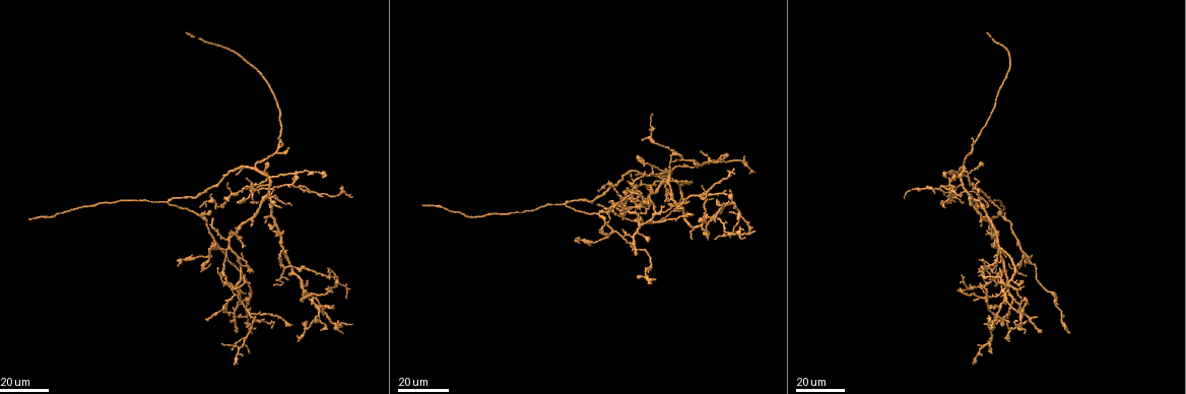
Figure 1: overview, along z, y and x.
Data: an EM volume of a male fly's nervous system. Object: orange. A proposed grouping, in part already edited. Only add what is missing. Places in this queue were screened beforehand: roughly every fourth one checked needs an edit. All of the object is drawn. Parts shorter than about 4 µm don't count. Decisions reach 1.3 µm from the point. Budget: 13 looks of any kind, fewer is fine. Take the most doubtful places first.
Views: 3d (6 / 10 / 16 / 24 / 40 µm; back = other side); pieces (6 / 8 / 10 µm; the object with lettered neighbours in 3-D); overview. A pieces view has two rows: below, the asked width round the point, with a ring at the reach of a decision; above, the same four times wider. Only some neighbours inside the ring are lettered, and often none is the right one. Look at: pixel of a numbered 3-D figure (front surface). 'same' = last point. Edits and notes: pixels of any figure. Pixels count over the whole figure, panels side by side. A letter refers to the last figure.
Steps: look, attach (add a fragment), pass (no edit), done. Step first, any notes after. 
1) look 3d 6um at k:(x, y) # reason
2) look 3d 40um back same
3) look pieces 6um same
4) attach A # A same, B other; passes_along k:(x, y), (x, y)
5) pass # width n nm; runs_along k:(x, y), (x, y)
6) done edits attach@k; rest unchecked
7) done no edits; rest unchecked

look 3d 24um at 1:(187, 33)

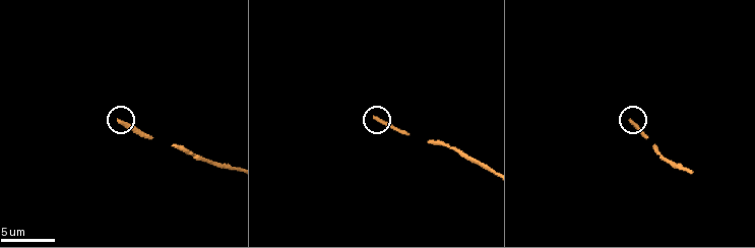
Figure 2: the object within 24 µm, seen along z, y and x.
look pieces 10um at 2:(631, 120)

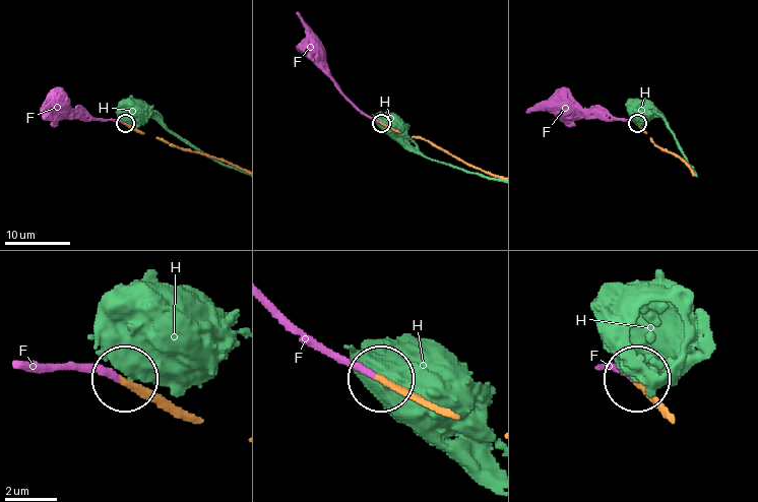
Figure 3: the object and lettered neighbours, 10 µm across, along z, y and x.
attach F # F same, H other; passes_along 3:(445, 417), (330, 358), (270, 299); it goes on there

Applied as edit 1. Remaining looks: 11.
look 3d 16um at 1:(755, 232) # branch stops here

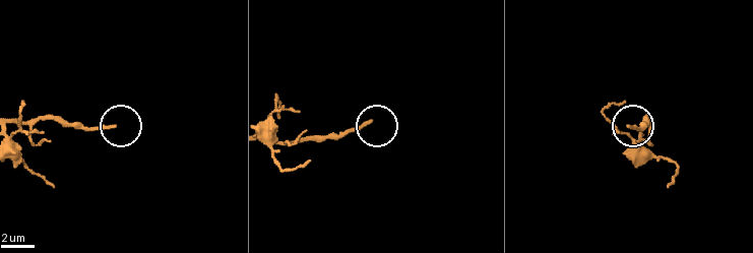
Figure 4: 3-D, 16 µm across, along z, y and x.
look pieces 10um at 4:(630, 125)

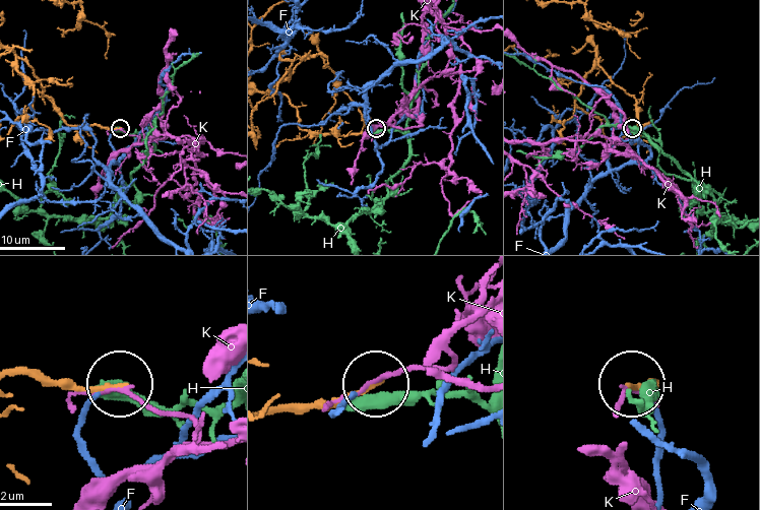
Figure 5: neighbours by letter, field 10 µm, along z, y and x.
pass # F other, H other, K other; no lettered fragment goes on from it

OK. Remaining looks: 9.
look 3d 24um at 1:(422, 205) # tapers out

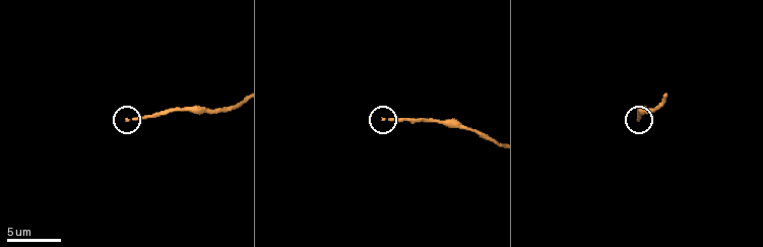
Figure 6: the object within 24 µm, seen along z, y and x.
look pieces 6um at 6:(125, 119) # see the neighbours

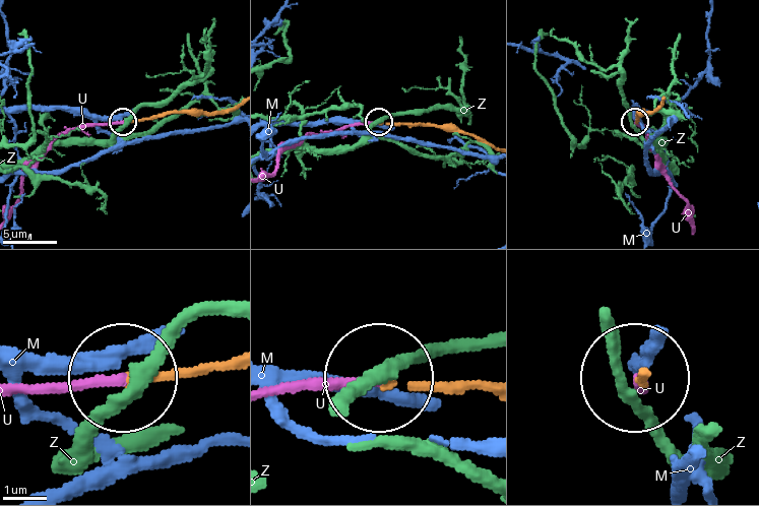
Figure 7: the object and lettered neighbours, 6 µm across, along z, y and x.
attach U # M other, U same, Z other; passes_along 7:(408, 125), (358, 122), (308, 133), (278, 154), (268, 174); the neuron continues

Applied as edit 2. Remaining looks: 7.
look overview

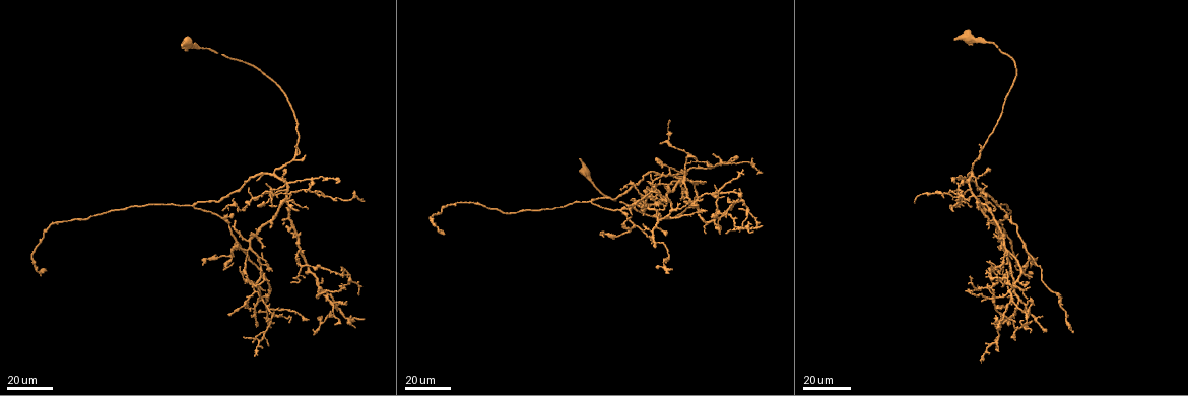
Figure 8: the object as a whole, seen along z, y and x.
look 3d 24um at 8:(718, 234) # end of a long branch

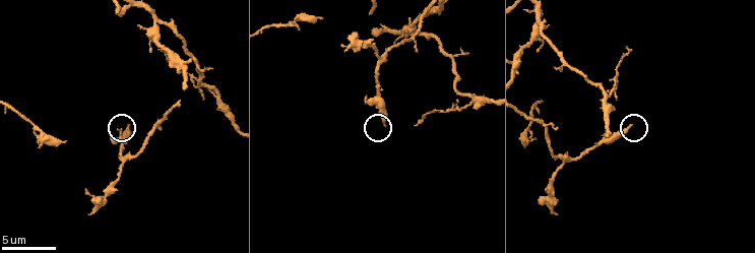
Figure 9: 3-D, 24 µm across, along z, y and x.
look pieces 10um at 9:(128, 126) # see the neighbours

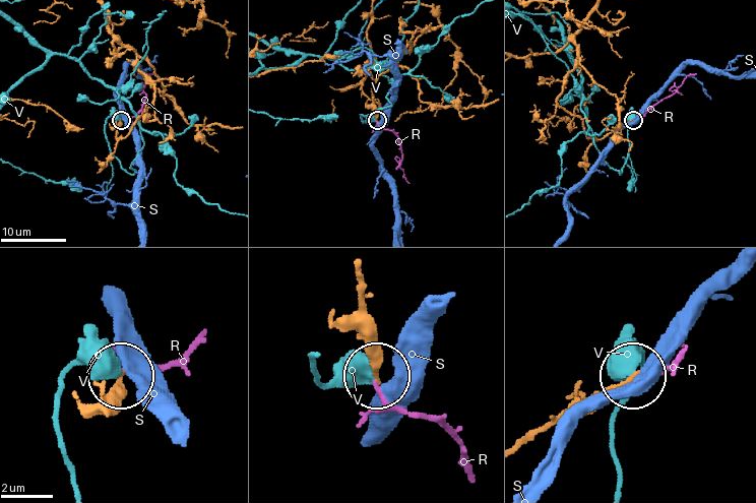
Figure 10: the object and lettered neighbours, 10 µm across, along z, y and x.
pass # R other, S other, V other; runs_along 10:(362, 274), (374, 377); none of them fits

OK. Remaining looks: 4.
look 3d 24um at 8:(46, 272) # end of a long branch

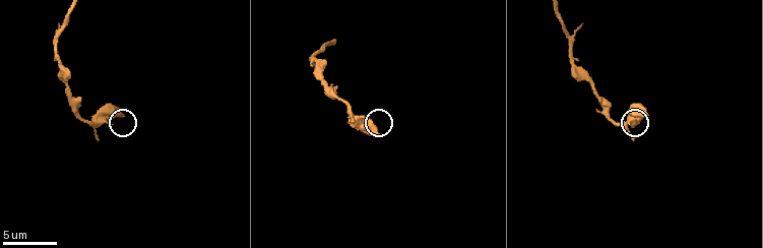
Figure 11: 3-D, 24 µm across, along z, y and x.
look pieces 8um at 11:(377, 134)

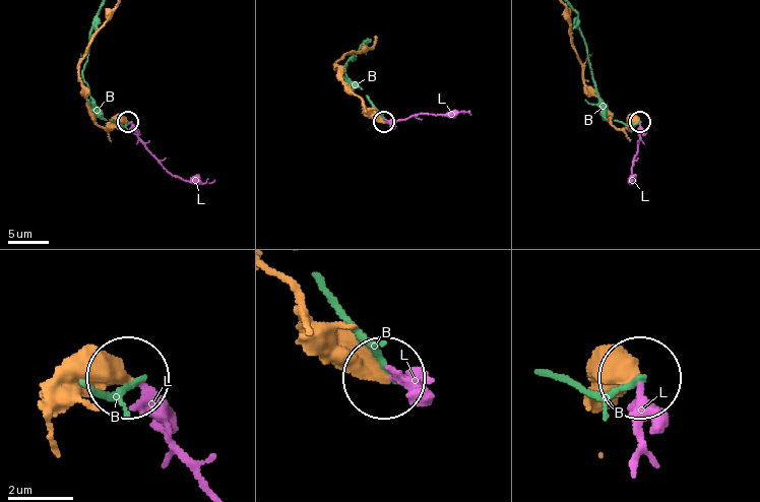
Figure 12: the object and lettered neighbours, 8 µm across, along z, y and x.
attach L # B other, L same; passes_along 12:(107, 129), (128, 123), (172, 174), (213, 181); the neuron continues

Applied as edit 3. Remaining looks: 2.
done edits attach@3, attach@7, attach@12; rest unchecked

